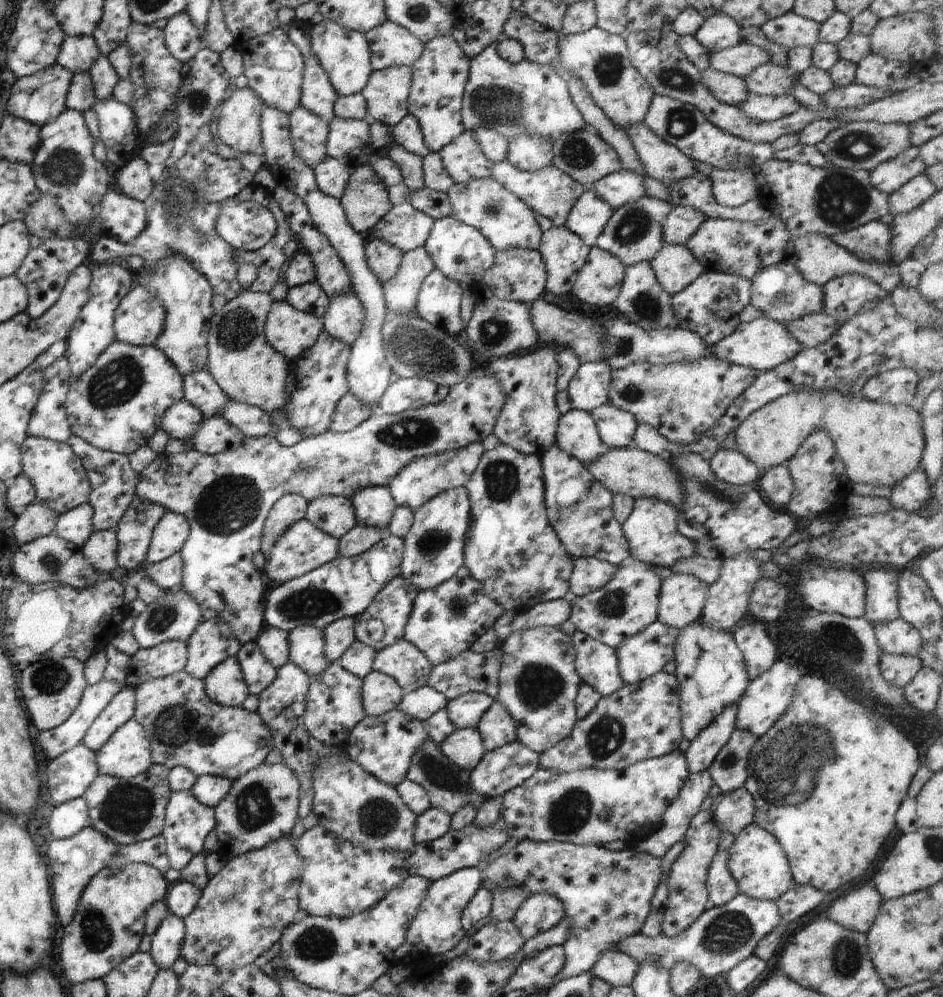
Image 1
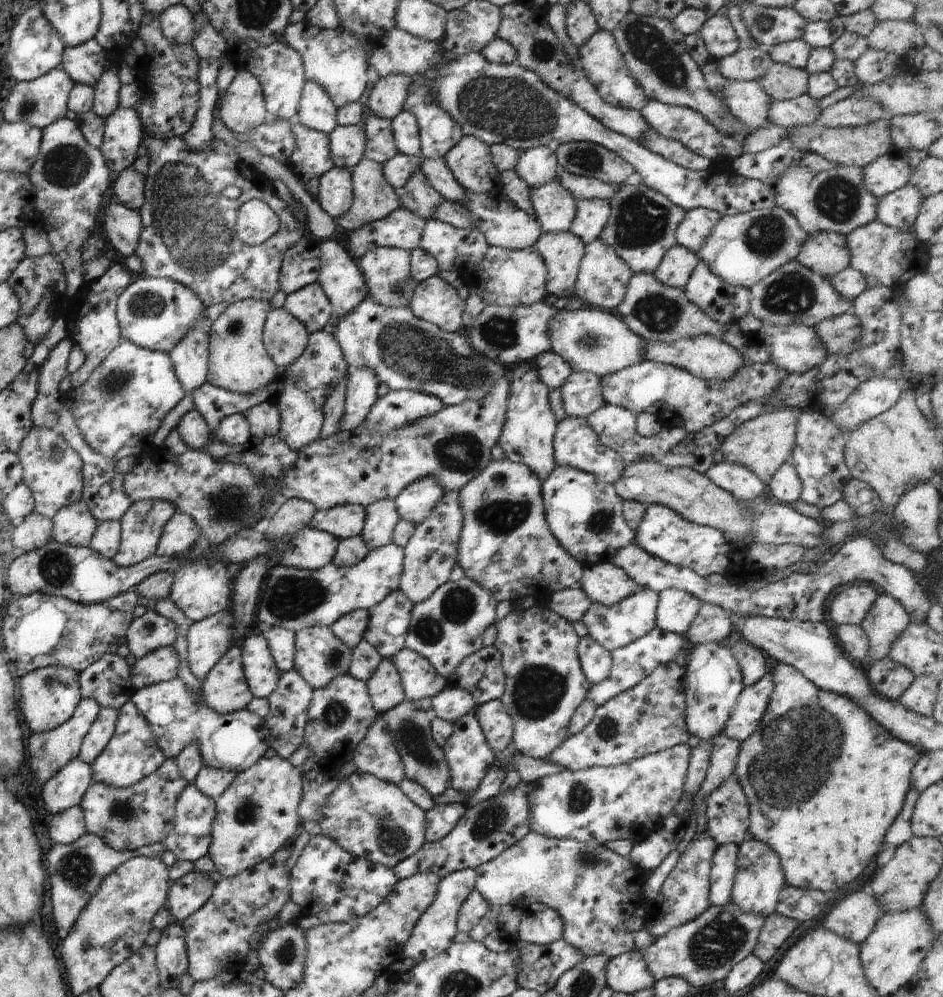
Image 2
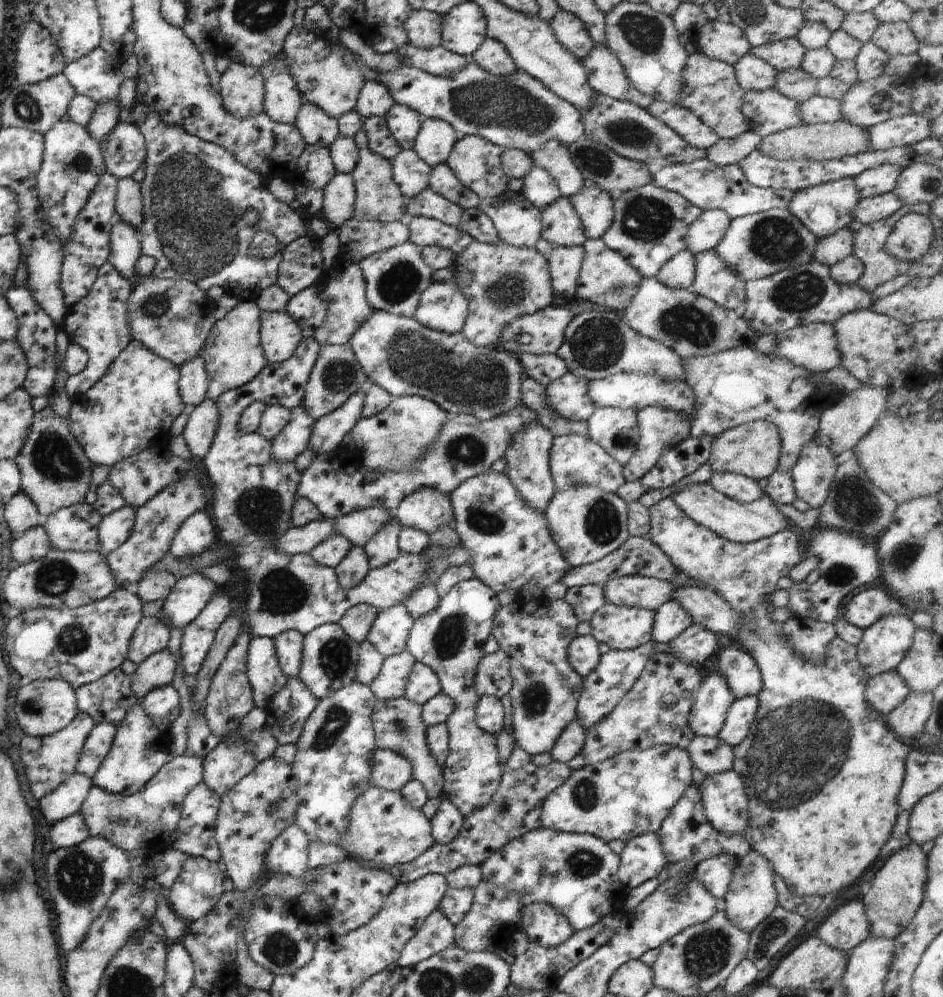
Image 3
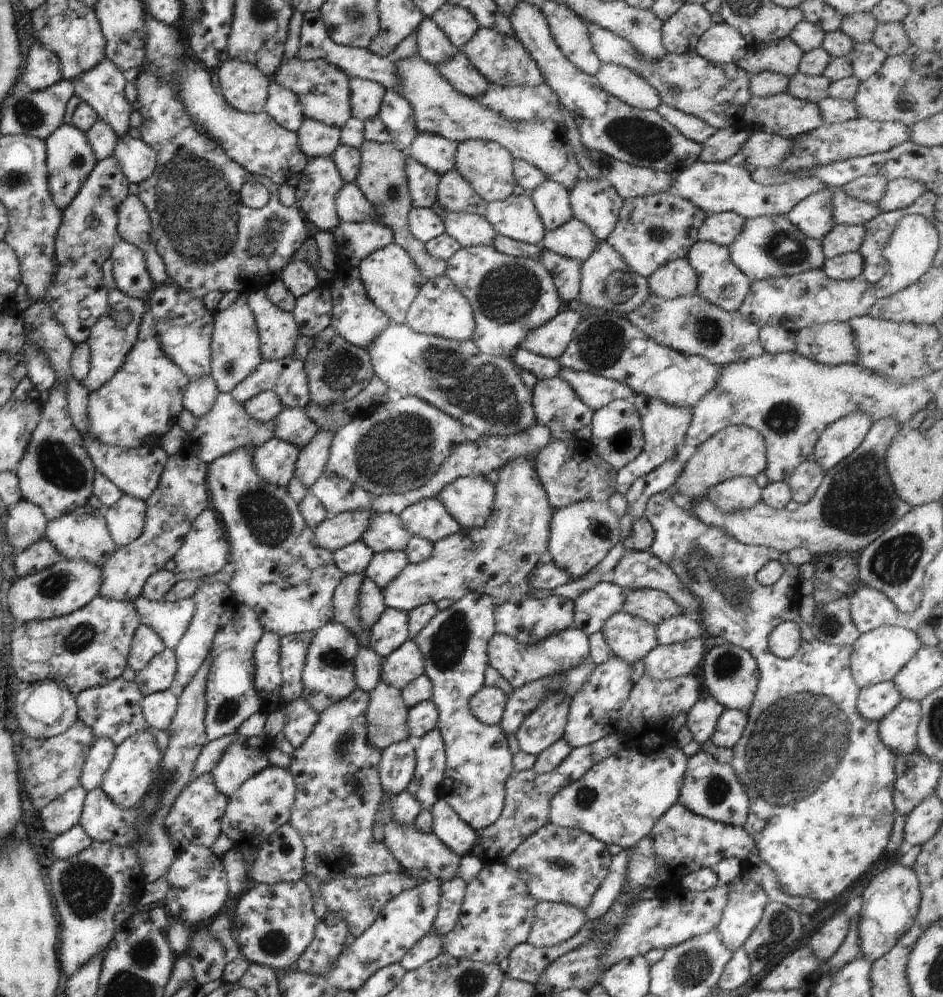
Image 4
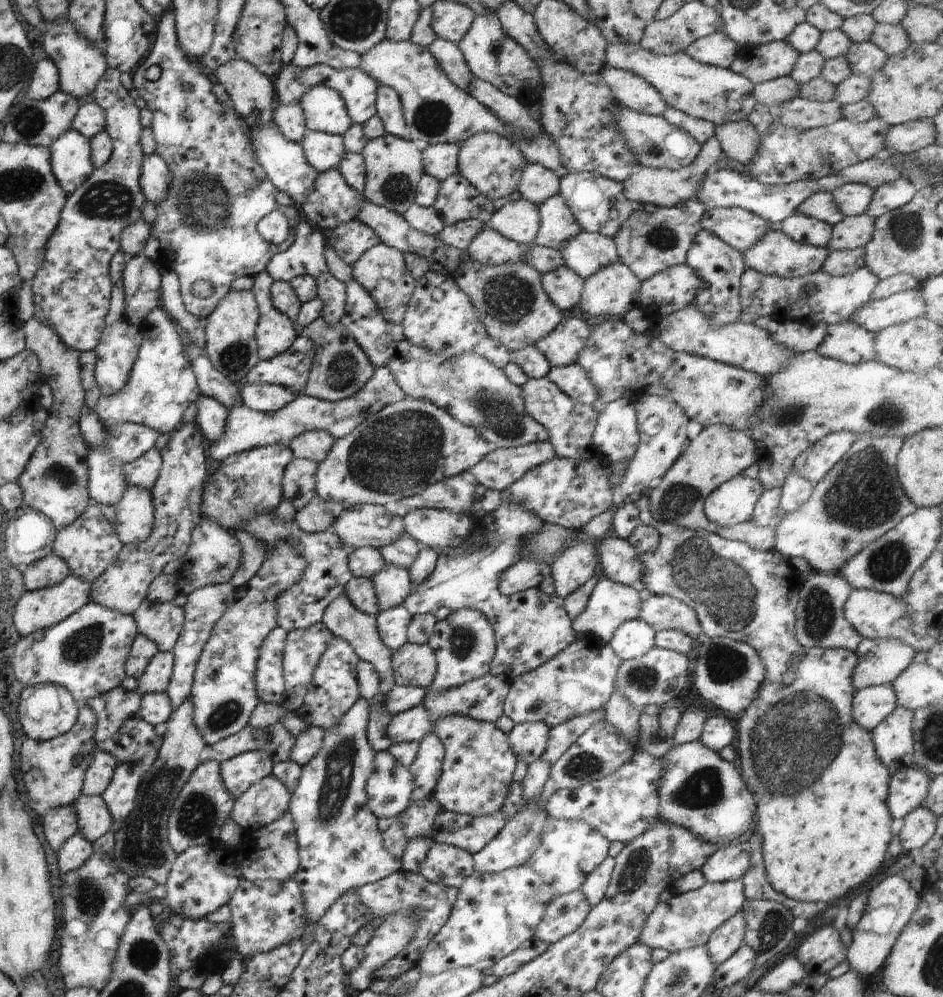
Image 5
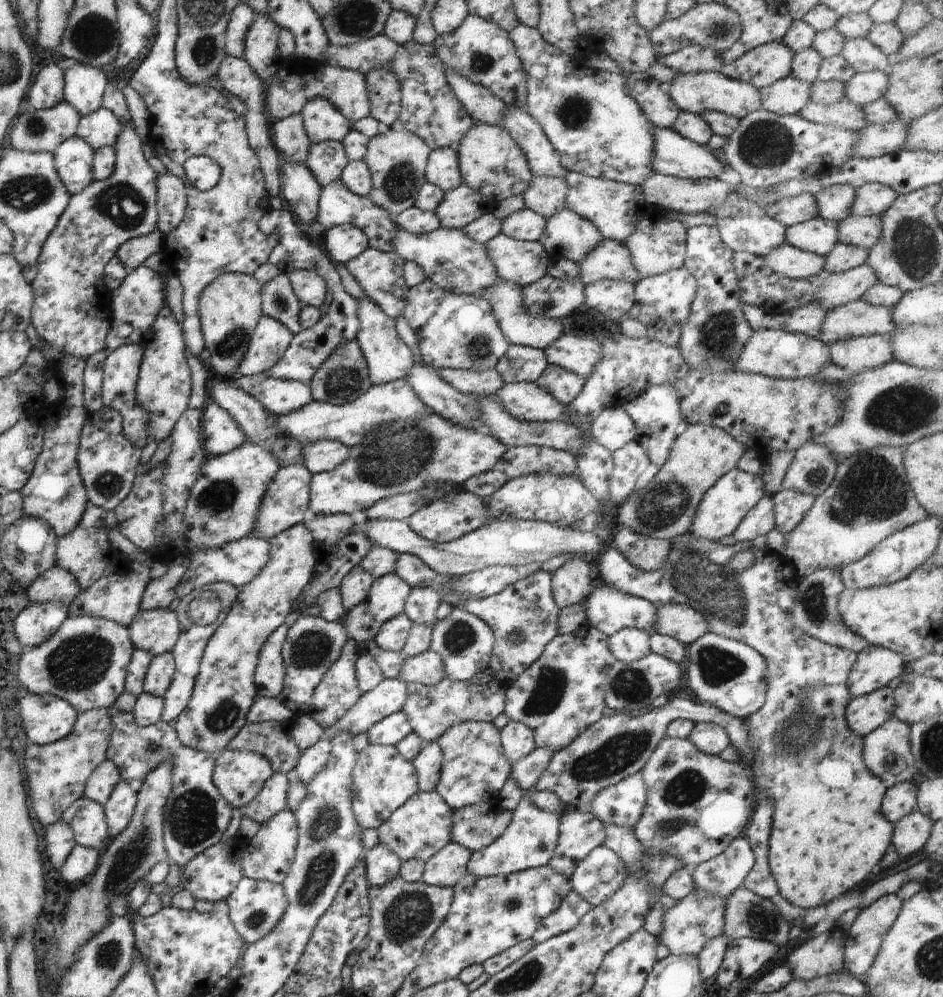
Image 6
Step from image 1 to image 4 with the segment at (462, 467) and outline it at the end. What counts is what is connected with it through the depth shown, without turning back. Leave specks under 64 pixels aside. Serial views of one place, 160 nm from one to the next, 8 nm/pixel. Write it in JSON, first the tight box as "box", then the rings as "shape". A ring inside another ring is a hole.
{"box":[399,497,462,544],"shape":[[[434,497],[408,506],[399,517],[411,536],[429,540],[432,544],[462,530],[459,522]]]}

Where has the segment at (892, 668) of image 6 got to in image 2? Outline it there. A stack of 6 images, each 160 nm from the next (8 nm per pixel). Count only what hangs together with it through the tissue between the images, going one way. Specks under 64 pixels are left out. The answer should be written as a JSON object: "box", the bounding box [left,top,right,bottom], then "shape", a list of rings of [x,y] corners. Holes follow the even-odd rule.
{"box":[859,595,910,664],"shape":[[[880,595],[859,624],[868,637],[868,664],[886,658],[892,643],[910,623],[910,615],[898,600],[890,595]]]}

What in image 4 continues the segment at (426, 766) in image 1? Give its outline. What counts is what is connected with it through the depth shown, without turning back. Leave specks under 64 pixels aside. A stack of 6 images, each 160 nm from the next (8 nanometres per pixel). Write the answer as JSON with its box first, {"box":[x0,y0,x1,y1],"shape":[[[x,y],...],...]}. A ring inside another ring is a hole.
{"box":[366,679,408,749],"shape":[[[379,679],[374,690],[369,692],[366,720],[368,740],[379,749],[408,739],[408,707],[404,704],[401,691]]]}

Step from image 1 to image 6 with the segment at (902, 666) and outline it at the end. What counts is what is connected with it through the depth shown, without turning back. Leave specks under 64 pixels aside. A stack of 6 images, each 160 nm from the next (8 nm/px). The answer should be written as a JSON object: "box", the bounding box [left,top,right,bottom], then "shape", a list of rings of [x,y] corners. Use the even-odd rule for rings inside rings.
{"box":[846,687,894,737],"shape":[[[883,687],[871,694],[852,699],[846,708],[846,722],[854,734],[866,737],[893,717],[894,710],[893,688]]]}

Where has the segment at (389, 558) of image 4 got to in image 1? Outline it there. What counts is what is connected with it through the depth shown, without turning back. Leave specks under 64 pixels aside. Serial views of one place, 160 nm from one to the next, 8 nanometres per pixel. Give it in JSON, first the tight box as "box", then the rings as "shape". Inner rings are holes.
{"box":[353,487,397,529],"shape":[[[368,487],[357,491],[353,502],[358,525],[382,529],[389,528],[397,507],[388,487]]]}

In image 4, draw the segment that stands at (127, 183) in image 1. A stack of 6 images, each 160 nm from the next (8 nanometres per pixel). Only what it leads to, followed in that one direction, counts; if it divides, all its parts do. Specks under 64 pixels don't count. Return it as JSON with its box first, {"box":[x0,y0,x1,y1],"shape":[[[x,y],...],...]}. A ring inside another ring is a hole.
{"box":[117,195,168,286],"shape":[[[128,195],[118,208],[117,234],[122,240],[137,246],[144,253],[154,286],[168,282],[168,273],[150,238],[151,218],[138,196]]]}

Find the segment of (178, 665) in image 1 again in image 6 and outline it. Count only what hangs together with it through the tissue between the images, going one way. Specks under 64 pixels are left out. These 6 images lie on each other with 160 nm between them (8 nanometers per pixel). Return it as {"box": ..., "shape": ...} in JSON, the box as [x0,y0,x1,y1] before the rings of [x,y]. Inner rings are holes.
{"box":[143,652,175,697],"shape":[[[171,652],[154,656],[143,683],[143,693],[164,697],[174,678],[175,661]]]}

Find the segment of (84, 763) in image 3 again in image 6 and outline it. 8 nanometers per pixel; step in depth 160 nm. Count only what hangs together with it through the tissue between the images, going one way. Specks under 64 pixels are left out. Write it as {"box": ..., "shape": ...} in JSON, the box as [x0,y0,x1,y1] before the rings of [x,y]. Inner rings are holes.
{"box":[84,759,122,806],"shape":[[[105,759],[90,774],[90,778],[86,782],[86,788],[84,788],[84,797],[103,806],[108,802],[116,784],[121,781],[122,778],[116,766],[110,760]]]}

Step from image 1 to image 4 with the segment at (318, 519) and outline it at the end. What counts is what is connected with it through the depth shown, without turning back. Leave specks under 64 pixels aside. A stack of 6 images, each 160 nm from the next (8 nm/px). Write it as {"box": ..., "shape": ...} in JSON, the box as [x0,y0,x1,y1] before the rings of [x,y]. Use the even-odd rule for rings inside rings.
{"box":[362,512,410,553],"shape":[[[373,512],[371,525],[362,535],[362,541],[372,552],[381,553],[405,551],[410,537],[399,515]]]}

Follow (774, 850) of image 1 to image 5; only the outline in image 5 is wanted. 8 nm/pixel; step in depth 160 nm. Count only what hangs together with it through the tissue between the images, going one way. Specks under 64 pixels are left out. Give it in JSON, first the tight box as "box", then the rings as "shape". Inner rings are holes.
{"box":[705,910,746,966],"shape":[[[738,910],[732,918],[728,918],[711,933],[705,946],[708,954],[712,956],[714,966],[720,966],[744,944],[744,930],[746,930],[744,910]]]}

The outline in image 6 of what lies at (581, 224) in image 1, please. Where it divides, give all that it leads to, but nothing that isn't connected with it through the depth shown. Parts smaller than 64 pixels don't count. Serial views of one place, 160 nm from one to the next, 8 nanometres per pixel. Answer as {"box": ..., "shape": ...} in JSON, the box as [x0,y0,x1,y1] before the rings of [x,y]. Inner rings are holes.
{"box":[564,171,647,242],"shape":[[[574,171],[567,172],[564,178],[568,188],[565,209],[572,210],[581,218],[592,222],[604,239],[626,242],[638,220],[645,217],[647,205],[640,185],[588,177]]]}

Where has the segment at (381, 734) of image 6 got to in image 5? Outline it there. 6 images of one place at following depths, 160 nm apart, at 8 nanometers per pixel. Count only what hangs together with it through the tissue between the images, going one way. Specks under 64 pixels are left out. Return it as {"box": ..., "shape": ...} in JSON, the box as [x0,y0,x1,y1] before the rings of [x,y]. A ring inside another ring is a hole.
{"box":[388,704,435,744],"shape":[[[420,704],[411,710],[395,715],[388,724],[388,738],[394,744],[421,741],[426,735],[433,733],[435,725],[430,722],[428,710]]]}

